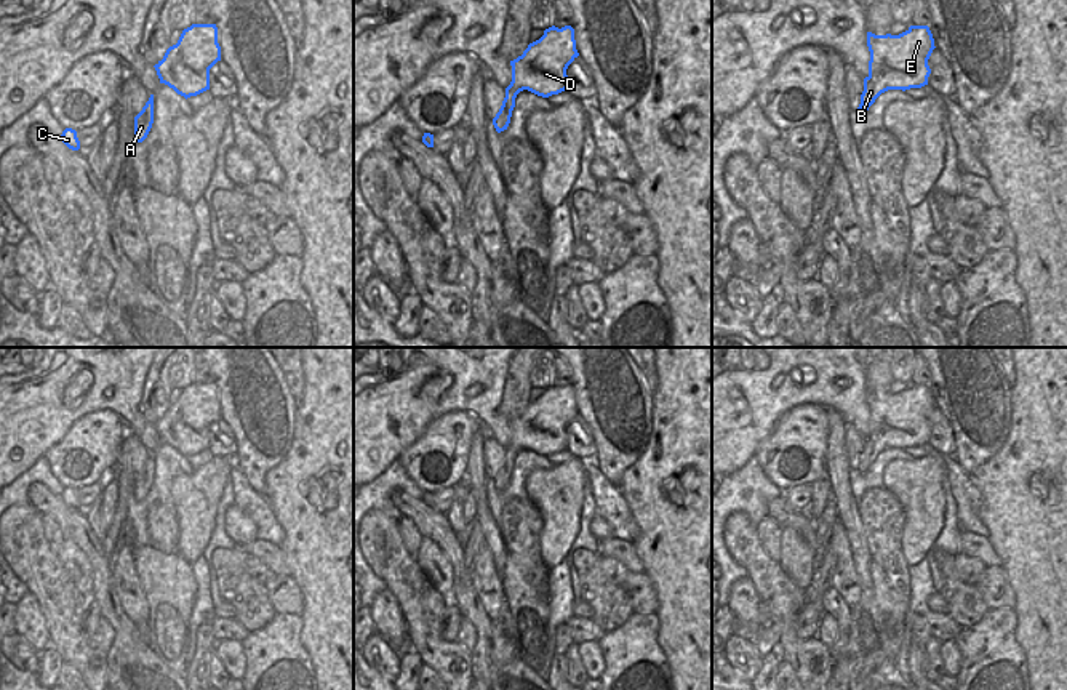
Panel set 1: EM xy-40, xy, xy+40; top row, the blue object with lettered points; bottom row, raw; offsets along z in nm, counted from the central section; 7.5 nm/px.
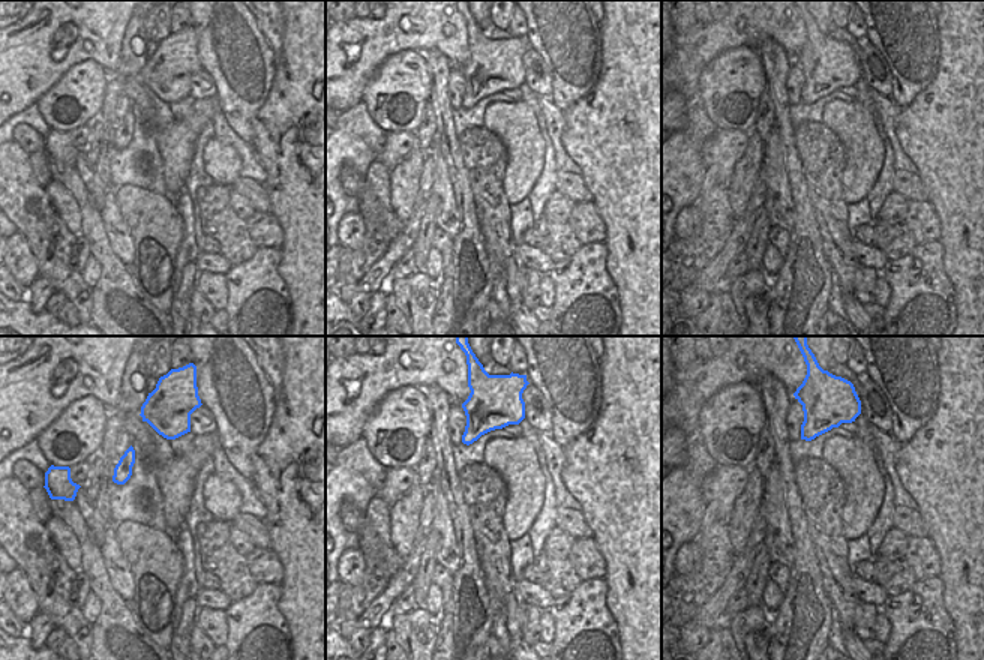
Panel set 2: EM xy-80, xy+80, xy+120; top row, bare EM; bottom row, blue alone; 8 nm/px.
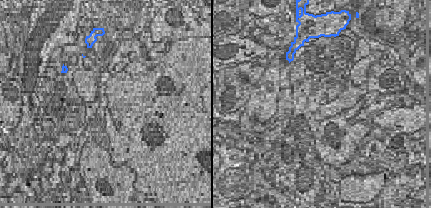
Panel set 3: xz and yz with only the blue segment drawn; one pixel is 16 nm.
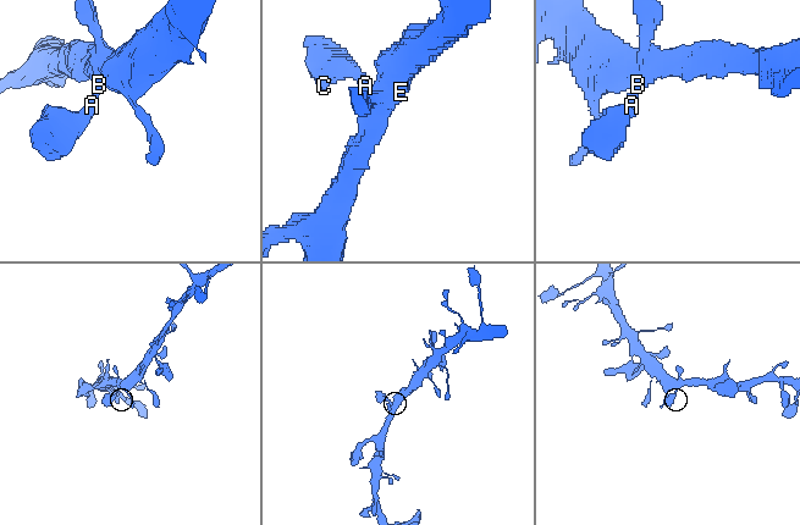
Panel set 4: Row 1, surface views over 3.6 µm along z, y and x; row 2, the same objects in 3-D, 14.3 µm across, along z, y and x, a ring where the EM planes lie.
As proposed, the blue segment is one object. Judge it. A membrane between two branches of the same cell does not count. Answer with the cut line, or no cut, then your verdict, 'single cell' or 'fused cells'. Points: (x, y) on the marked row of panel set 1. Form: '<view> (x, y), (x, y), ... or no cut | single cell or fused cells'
no cut | single cell

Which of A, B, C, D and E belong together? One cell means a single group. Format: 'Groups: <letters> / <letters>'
Groups: A B C D E

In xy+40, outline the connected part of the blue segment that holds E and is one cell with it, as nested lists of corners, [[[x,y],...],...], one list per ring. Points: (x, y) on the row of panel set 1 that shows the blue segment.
[[[910,26],[899,35],[867,32],[870,51],[869,75],[857,110],[865,114],[875,99],[888,90],[910,90],[928,85],[928,59],[934,38],[928,26]]]

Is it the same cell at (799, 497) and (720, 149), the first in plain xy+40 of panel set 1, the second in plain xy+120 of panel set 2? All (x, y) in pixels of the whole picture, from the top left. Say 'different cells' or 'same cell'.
same cell

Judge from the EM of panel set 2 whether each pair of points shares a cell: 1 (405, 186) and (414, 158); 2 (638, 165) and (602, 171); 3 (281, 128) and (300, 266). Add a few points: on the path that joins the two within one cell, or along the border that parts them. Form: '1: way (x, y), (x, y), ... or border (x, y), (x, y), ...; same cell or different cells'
1: way (405, 179), (413, 165); same cell
2: way (629, 165), (611, 171); same cell
3: way (297, 162), (300, 167), (300, 231); same cell

